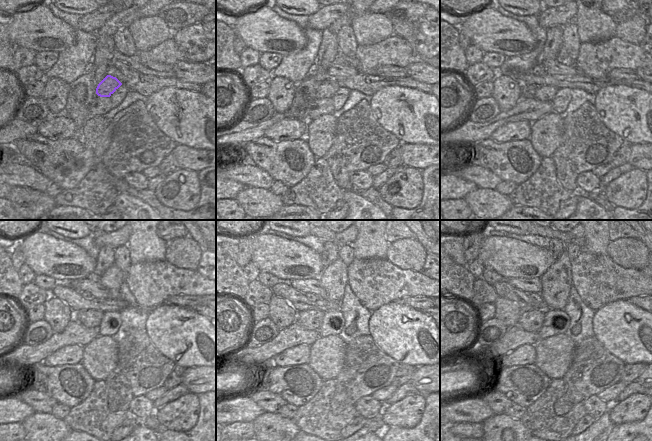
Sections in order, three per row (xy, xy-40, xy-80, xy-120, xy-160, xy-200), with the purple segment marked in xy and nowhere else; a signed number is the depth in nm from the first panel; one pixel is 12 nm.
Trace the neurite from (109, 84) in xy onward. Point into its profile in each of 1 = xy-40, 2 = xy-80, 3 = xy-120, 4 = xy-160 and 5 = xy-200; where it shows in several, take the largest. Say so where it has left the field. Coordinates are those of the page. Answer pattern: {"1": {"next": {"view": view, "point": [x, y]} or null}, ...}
{"1": {"next": {"view": "xy-40", "point": [327, 89]}}, "2": {"next": {"view": "xy-80", "point": [543, 93]}}, "3": {"next": {"view": "xy-120", "point": [89, 318]}}, "4": {"next": {"view": "xy-160", "point": [310, 319]}}, "5": {"next": {"view": "xy-200", "point": [530, 320]}}}

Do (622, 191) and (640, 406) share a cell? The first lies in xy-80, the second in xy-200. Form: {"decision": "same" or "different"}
{"decision": "same"}

